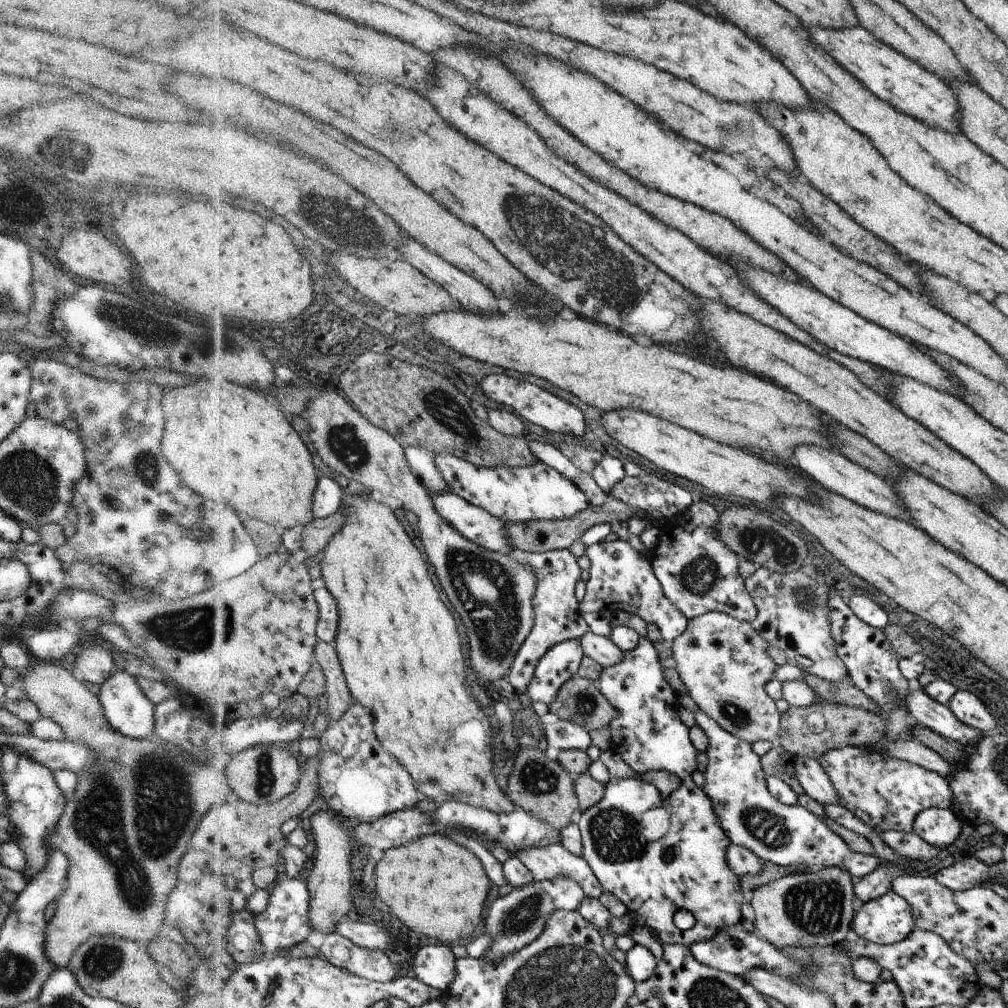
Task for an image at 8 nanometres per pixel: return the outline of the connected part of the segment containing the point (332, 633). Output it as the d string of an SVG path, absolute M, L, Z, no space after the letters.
M325 580L315 582L316 596L322 611L318 634L321 641L334 643L340 632L340 606L330 594Z

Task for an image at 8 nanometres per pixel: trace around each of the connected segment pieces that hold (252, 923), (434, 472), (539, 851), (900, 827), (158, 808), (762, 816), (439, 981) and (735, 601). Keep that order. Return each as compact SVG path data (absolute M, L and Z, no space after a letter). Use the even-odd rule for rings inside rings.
M249 909L234 914L227 945L227 954L234 964L254 964L262 960L257 956L261 953L261 937L256 918L257 915Z
M408 446L406 456L414 474L425 484L434 494L452 491L448 480L440 472L436 462L437 453L427 448L418 448L417 446Z
M562 843L550 846L522 848L516 856L531 870L534 881L552 880L556 876L570 876L582 886L584 894L599 898L603 886L581 856L574 856Z
M868 747L834 748L824 752L818 762L825 768L840 796L838 804L870 828L912 833L914 821L920 812L930 807L951 808L953 804L949 779L905 760L883 757Z
M33 660L33 663L23 672L20 680L26 696L38 707L39 713L44 718L50 718L54 720L64 733L65 739L70 742L82 742L82 744L88 744L92 750L96 750L96 758L98 762L92 764L92 766L86 766L86 770L82 770L78 774L78 786L76 786L76 792L74 796L67 800L62 816L58 824L56 824L55 833L48 838L50 842L50 853L64 852L66 858L69 860L69 867L67 870L67 886L66 890L62 892L62 896L56 899L57 908L55 914L46 925L46 942L44 942L44 948L46 948L46 958L50 962L54 962L56 967L65 969L68 968L68 963L72 954L76 952L76 948L80 944L84 944L86 940L92 938L94 935L112 935L120 938L127 938L131 941L137 941L141 945L149 945L153 942L154 938L161 936L165 933L165 920L166 920L166 901L168 896L172 896L172 890L178 884L178 865L180 864L182 856L188 851L189 842L194 834L196 828L202 818L206 816L206 812L210 808L216 808L216 806L222 806L224 808L228 801L234 798L234 792L231 789L228 782L226 763L209 763L198 764L190 758L190 751L187 751L187 745L171 745L165 743L162 746L156 744L151 738L130 738L120 734L118 730L114 730L107 718L104 716L102 703L99 696L94 695L90 688L82 684L70 671L64 669L61 666L54 666L50 662L40 662Z
M702 711L695 714L695 721L709 740L706 752L708 764L706 772L703 772L706 780L701 789L713 802L718 820L731 843L748 848L758 858L782 867L800 868L805 865L812 870L844 868L855 881L870 875L882 864L878 855L852 854L846 842L805 807L776 802L776 798L772 798L766 790L760 758L746 740L726 732Z
M428 945L417 952L414 969L420 980L444 993L458 978L458 958L448 945Z
M704 501L693 502L686 512L668 518L660 526L658 544L650 551L653 571L665 595L686 618L718 611L751 623L757 618L757 605L740 576L740 556L720 540L719 528L720 514Z

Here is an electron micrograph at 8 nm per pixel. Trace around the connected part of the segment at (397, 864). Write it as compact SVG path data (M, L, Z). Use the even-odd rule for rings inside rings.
M426 835L412 844L387 849L376 867L375 886L377 896L409 930L458 943L476 930L490 882L478 857L448 835Z

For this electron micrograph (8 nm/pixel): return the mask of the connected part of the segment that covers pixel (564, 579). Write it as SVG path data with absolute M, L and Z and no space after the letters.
M554 549L544 553L528 553L522 550L514 550L509 553L510 558L514 558L520 564L530 564L536 574L536 592L532 598L534 608L534 624L528 638L524 640L522 646L516 652L512 666L507 674L507 681L512 688L518 692L526 692L538 661L550 648L558 643L570 639L579 639L589 631L583 613L580 610L579 602L574 596L574 587L580 579L582 570L577 558L570 553L569 549Z

